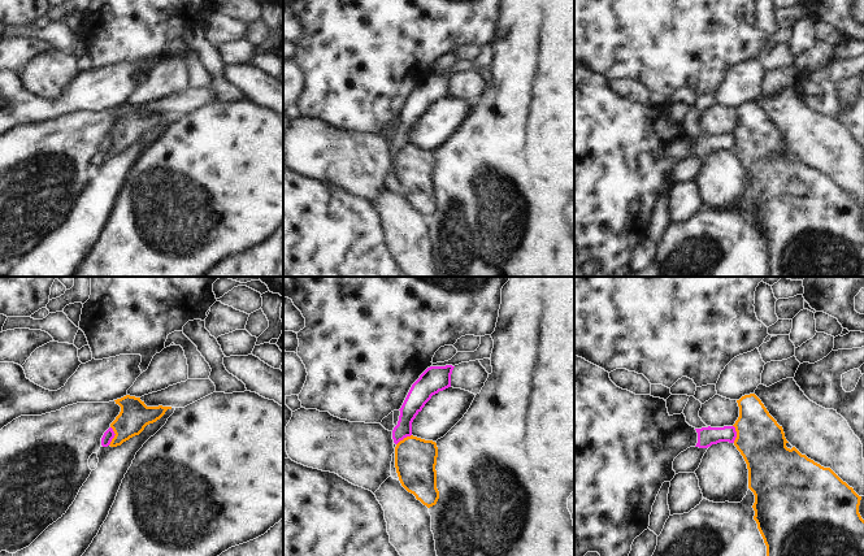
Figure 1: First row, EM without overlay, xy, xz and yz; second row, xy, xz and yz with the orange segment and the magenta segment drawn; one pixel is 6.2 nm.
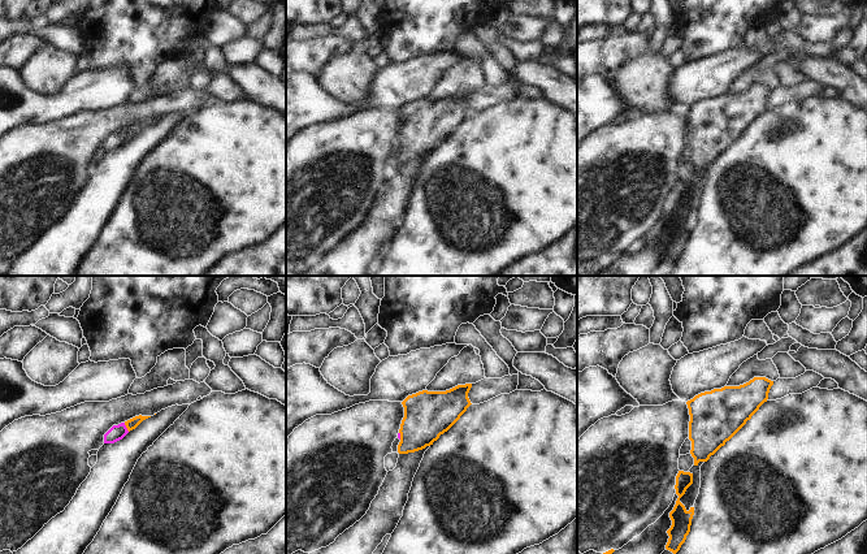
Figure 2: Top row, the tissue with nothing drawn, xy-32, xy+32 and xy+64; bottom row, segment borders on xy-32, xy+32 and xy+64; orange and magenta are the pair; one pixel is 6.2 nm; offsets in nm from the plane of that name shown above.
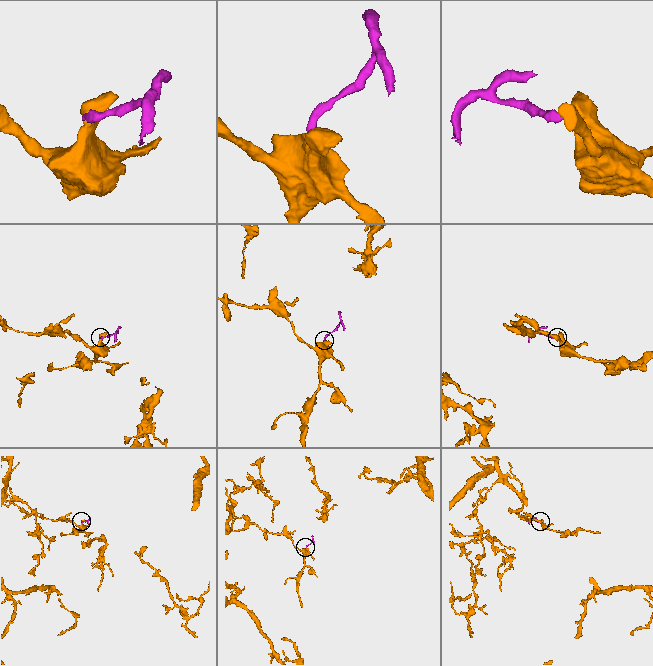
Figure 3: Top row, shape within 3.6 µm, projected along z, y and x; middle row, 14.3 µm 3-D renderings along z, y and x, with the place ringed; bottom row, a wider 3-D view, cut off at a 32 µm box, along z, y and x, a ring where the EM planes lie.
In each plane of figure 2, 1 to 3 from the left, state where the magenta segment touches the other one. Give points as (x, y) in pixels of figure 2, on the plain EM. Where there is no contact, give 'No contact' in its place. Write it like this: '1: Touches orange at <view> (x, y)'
1: Touches orange at xy-32 (126, 135)
2: Touches orange at xy+32 (401, 145)
3: No contact.

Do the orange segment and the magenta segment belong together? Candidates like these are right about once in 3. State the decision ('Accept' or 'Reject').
Reject.

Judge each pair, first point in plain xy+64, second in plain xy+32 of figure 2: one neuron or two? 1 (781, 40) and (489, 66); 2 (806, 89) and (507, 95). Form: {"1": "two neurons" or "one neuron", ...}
{"1": "two neurons", "2": "one neuron"}

